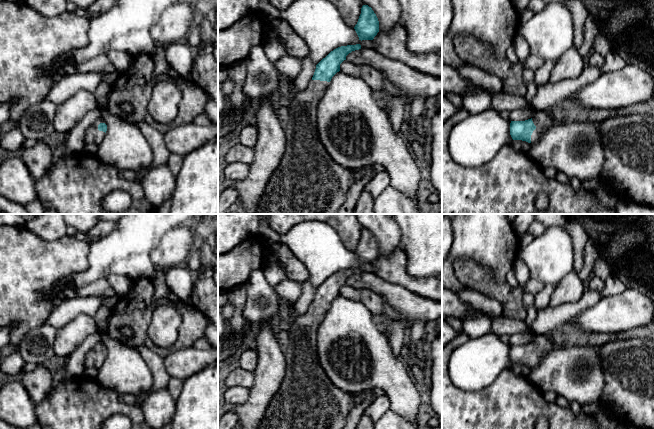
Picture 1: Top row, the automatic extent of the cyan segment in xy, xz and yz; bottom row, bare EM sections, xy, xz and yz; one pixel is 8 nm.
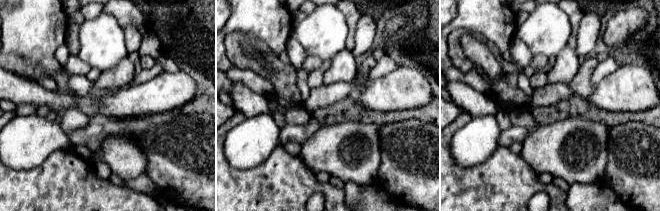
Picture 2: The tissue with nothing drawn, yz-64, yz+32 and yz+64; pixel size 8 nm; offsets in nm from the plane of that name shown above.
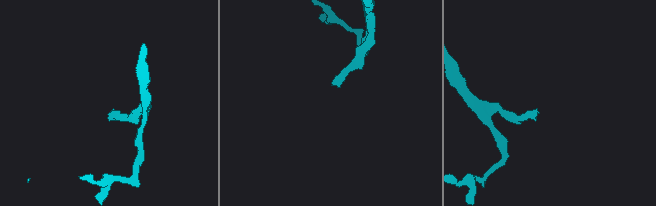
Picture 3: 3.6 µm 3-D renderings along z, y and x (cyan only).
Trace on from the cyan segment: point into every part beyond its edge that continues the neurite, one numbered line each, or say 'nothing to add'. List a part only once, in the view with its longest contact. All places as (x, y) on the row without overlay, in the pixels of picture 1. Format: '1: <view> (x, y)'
1: yz (542, 344)

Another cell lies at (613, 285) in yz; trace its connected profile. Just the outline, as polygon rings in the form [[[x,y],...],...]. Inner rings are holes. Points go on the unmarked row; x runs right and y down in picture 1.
[[[613,273],[604,281],[604,287],[599,291],[601,296],[607,297],[620,294],[625,291],[627,287],[623,282]]]

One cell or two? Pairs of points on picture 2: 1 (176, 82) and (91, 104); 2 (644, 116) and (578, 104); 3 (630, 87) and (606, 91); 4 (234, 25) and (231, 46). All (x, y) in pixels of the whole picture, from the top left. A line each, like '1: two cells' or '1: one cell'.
1: one cell
2: one cell
3: one cell
4: two cells

